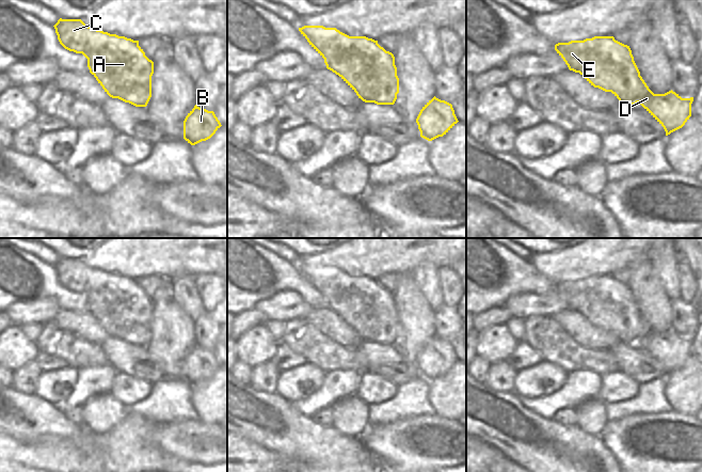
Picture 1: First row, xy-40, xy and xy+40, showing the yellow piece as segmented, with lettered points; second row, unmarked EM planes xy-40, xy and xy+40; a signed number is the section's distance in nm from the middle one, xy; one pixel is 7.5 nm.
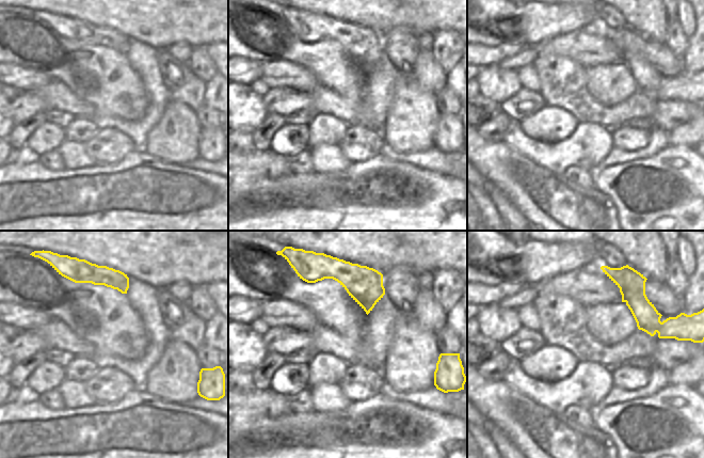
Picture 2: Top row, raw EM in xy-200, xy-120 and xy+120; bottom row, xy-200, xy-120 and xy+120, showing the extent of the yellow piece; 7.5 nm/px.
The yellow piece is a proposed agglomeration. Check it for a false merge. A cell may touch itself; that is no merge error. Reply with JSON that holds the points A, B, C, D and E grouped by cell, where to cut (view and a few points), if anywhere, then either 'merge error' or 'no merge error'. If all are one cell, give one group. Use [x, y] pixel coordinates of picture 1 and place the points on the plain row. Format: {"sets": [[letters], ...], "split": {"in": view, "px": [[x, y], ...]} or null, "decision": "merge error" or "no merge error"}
{"sets": [["A", "C", "E"], ["B", "D"]], "split": {"in": "xy+40", "px": [[626, 285], [620, 302], [622, 319], [633, 328], [638, 341]]}, "decision": "merge error"}

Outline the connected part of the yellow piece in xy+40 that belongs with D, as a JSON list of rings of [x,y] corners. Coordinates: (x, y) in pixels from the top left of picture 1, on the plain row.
[[[629,285],[622,298],[623,321],[634,328],[638,342],[664,366],[666,375],[682,367],[691,356],[693,336],[682,337],[672,329],[654,333],[640,315]]]

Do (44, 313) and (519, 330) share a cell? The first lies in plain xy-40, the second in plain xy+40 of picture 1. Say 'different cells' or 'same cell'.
different cells

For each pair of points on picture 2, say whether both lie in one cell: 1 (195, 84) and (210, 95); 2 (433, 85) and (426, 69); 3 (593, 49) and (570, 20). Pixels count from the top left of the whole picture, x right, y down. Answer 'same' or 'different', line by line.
1: different
2: same
3: different

